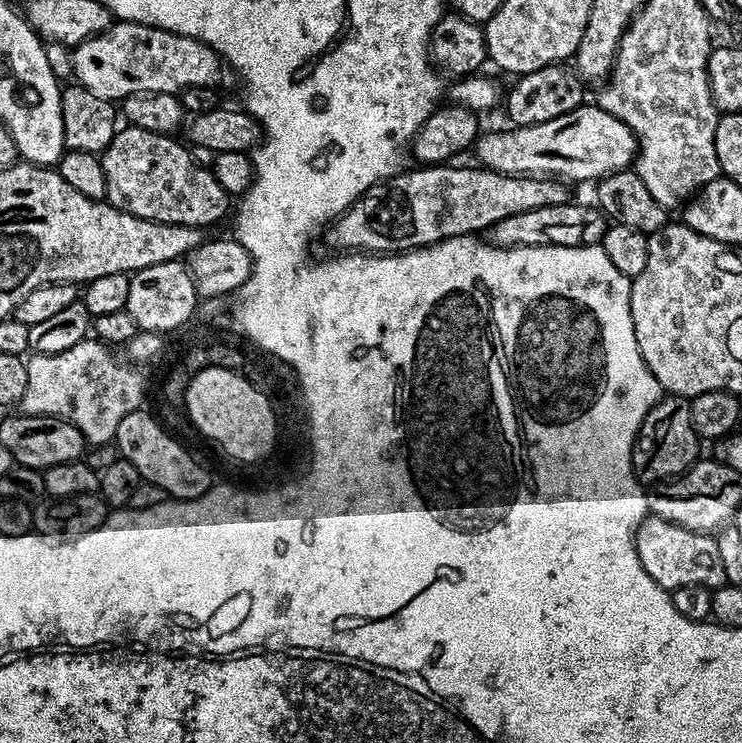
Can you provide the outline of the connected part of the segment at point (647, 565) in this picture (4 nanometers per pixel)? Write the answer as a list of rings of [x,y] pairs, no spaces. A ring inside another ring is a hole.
[[[651,514],[645,516],[634,531],[638,558],[646,574],[650,574],[658,586],[669,590],[682,586],[702,586],[713,590],[724,587],[726,573],[722,568],[715,535],[701,534]]]

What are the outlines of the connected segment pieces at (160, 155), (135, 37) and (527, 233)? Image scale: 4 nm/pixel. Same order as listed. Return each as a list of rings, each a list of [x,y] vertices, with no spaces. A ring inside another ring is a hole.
[[[131,126],[121,127],[110,142],[110,146],[106,146],[106,150],[100,156],[108,187],[107,203],[113,208],[120,208],[138,218],[167,224],[194,226],[205,230],[211,229],[211,224],[218,223],[227,214],[230,197],[226,190],[222,190],[222,186],[218,186],[218,178],[214,178],[212,171],[205,165],[203,168],[187,152],[189,149],[183,143],[181,144],[172,136],[163,136],[157,132]]]
[[[132,20],[113,22],[102,34],[89,40],[83,40],[76,48],[71,49],[72,72],[75,83],[81,84],[90,94],[98,94],[98,98],[106,98],[113,102],[122,102],[126,97],[143,92],[181,93],[190,86],[219,85],[220,64],[222,57],[212,48],[205,46],[192,36],[179,36],[176,32],[168,32],[164,28],[155,28],[149,24],[136,24]]]
[[[569,202],[558,206],[542,206],[538,210],[526,210],[522,214],[510,214],[510,218],[494,222],[486,236],[498,248],[516,248],[522,244],[536,248],[539,244],[557,244],[567,248],[591,249],[603,241],[609,221],[599,207],[589,204]]]

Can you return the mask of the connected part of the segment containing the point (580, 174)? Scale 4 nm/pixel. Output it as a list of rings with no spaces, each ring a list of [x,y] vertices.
[[[591,102],[570,110],[570,114],[562,114],[562,118],[550,118],[550,122],[509,129],[509,132],[485,131],[474,145],[474,153],[480,159],[477,161],[491,172],[507,176],[546,176],[565,182],[595,182],[603,176],[631,169],[638,155],[636,136],[630,126]]]

